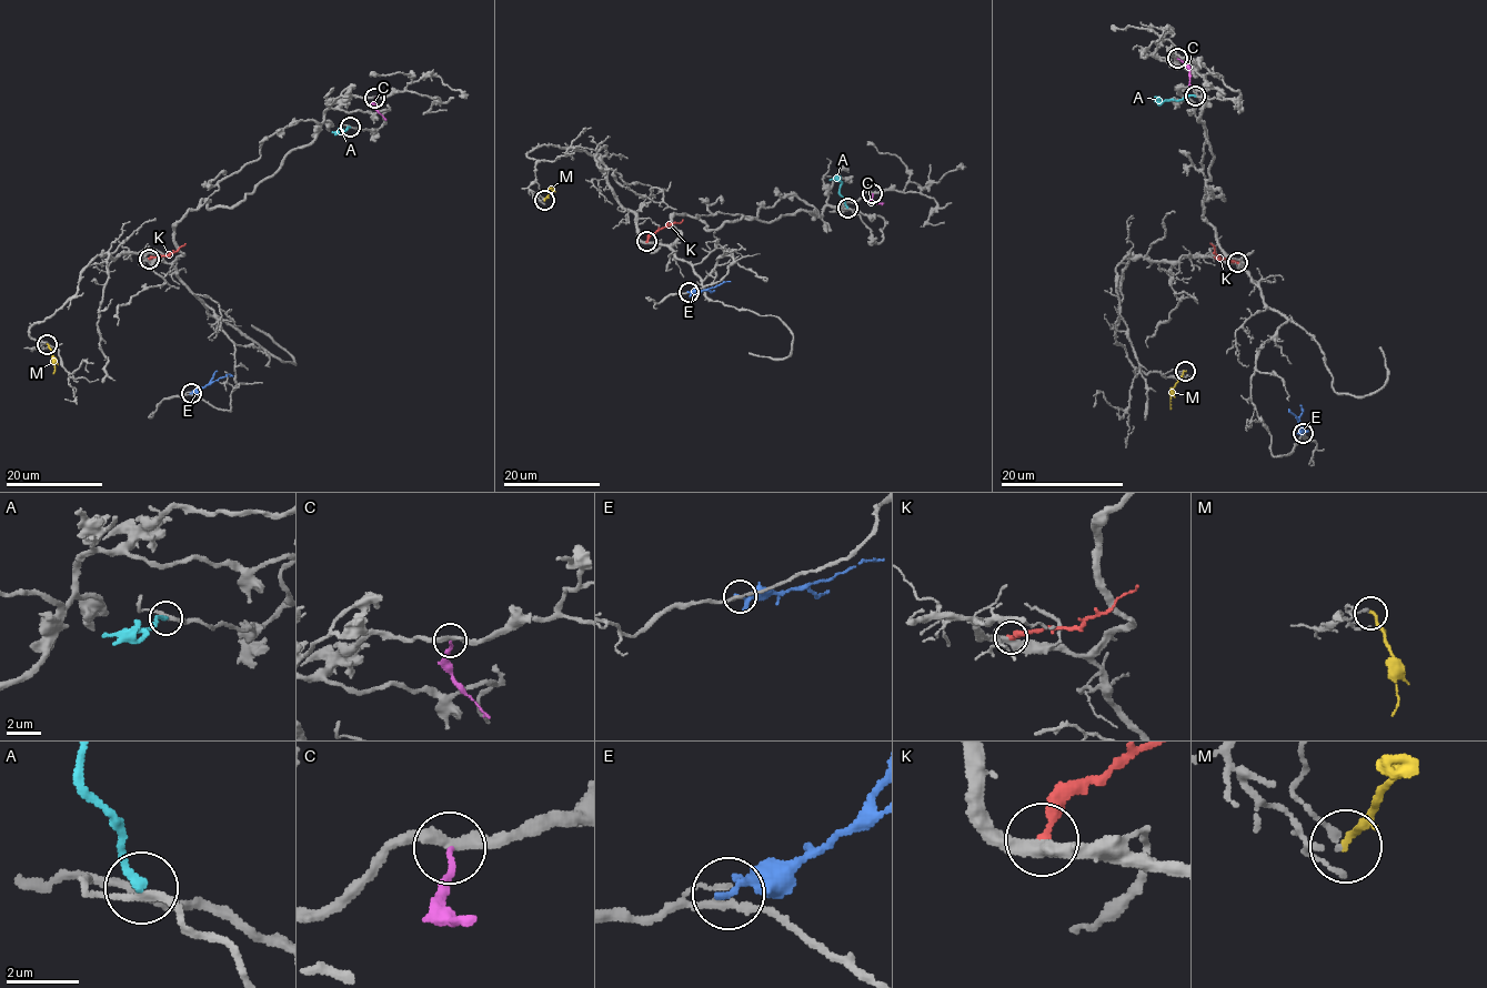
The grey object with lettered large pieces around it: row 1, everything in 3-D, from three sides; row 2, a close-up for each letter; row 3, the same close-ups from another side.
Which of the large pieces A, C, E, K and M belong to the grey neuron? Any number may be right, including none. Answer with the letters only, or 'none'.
A

